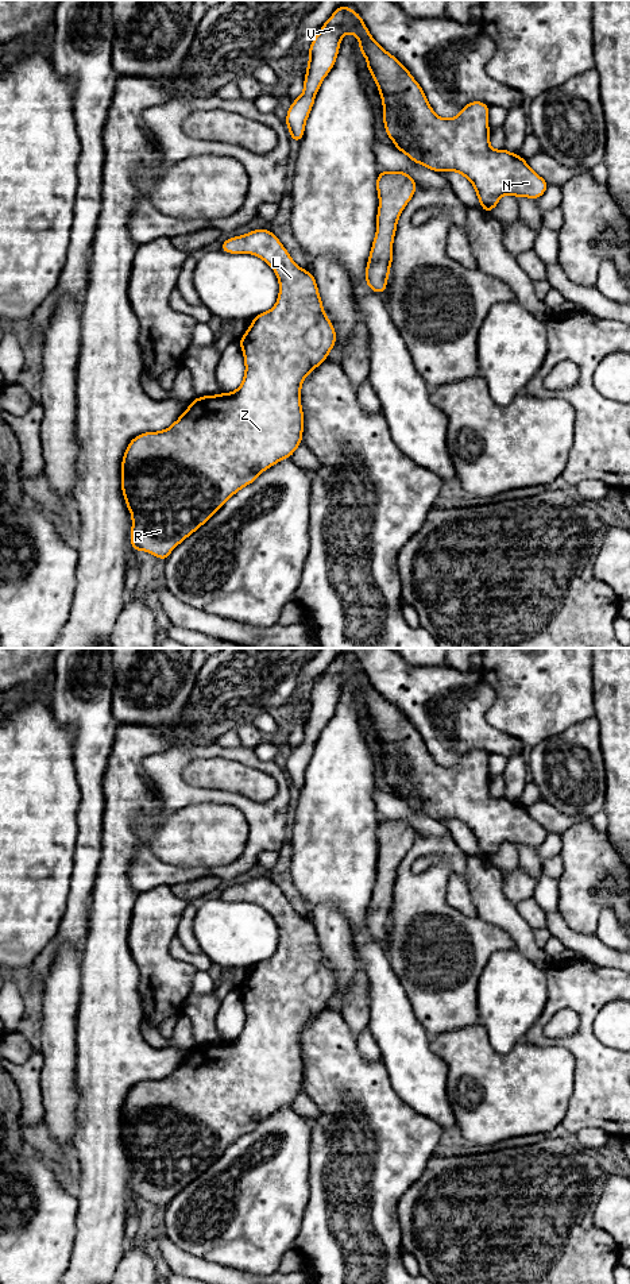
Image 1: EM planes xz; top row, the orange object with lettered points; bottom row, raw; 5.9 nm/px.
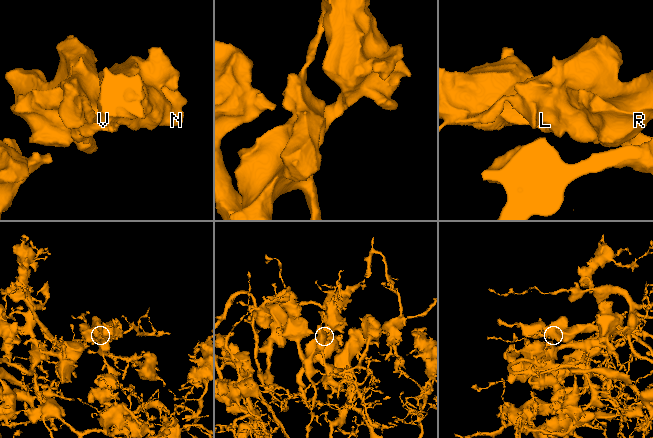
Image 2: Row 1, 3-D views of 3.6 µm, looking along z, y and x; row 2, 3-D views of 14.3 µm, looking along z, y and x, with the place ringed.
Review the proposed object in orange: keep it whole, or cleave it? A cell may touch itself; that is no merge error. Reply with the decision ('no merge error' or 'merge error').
no merge error

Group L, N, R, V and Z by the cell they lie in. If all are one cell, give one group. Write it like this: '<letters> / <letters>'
L N R V Z

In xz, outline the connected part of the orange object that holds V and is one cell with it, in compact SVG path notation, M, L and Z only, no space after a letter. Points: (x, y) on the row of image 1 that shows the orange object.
M344 4L324 23L309 47L304 93L286 115L293 142L304 136L316 93L336 62L345 32L359 39L383 101L386 134L397 150L433 171L463 174L472 182L487 213L505 194L537 200L545 193L549 184L522 157L490 147L488 105L472 101L452 119L437 116L410 72L374 41L359 14Z

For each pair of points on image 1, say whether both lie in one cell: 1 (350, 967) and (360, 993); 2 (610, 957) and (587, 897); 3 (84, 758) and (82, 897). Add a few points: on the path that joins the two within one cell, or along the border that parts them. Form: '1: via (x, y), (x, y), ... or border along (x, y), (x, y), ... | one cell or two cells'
1: border along (359, 967), (354, 982), (343, 997), (341, 1007) | two cells
2: border along (564, 921), (578, 932), (594, 934) | two cells
3: via (89, 793), (87, 862) | one cell

